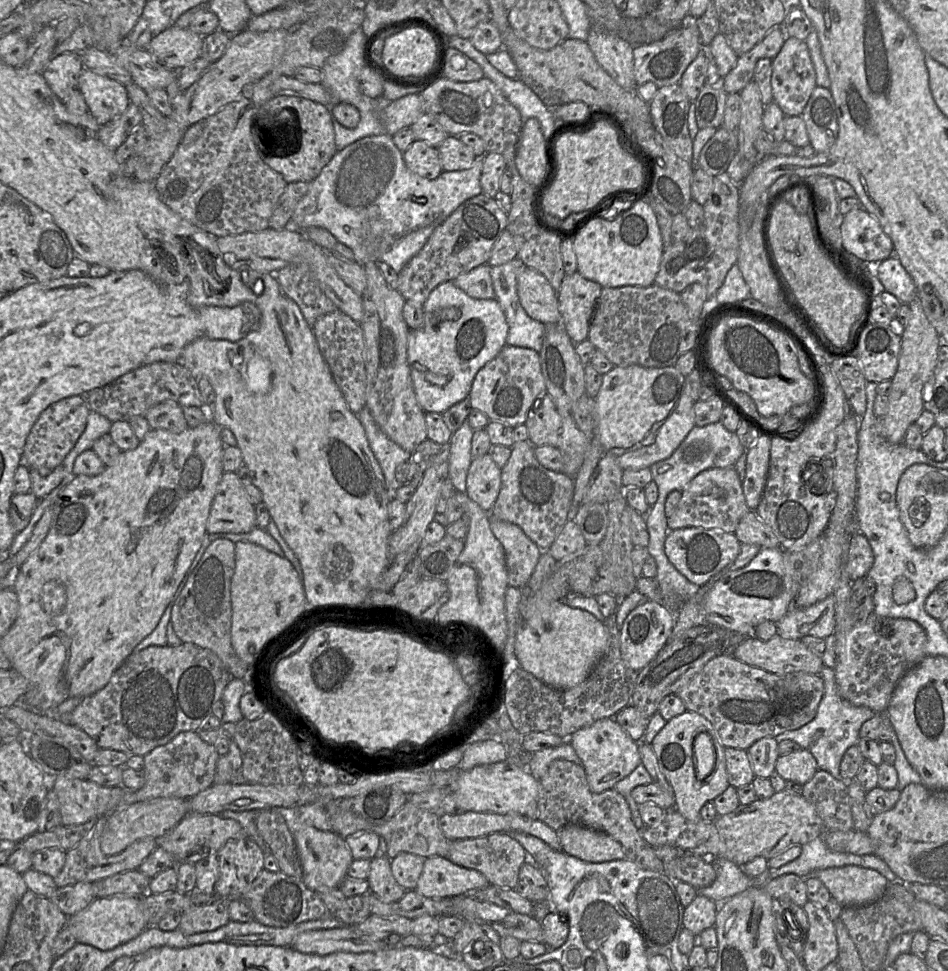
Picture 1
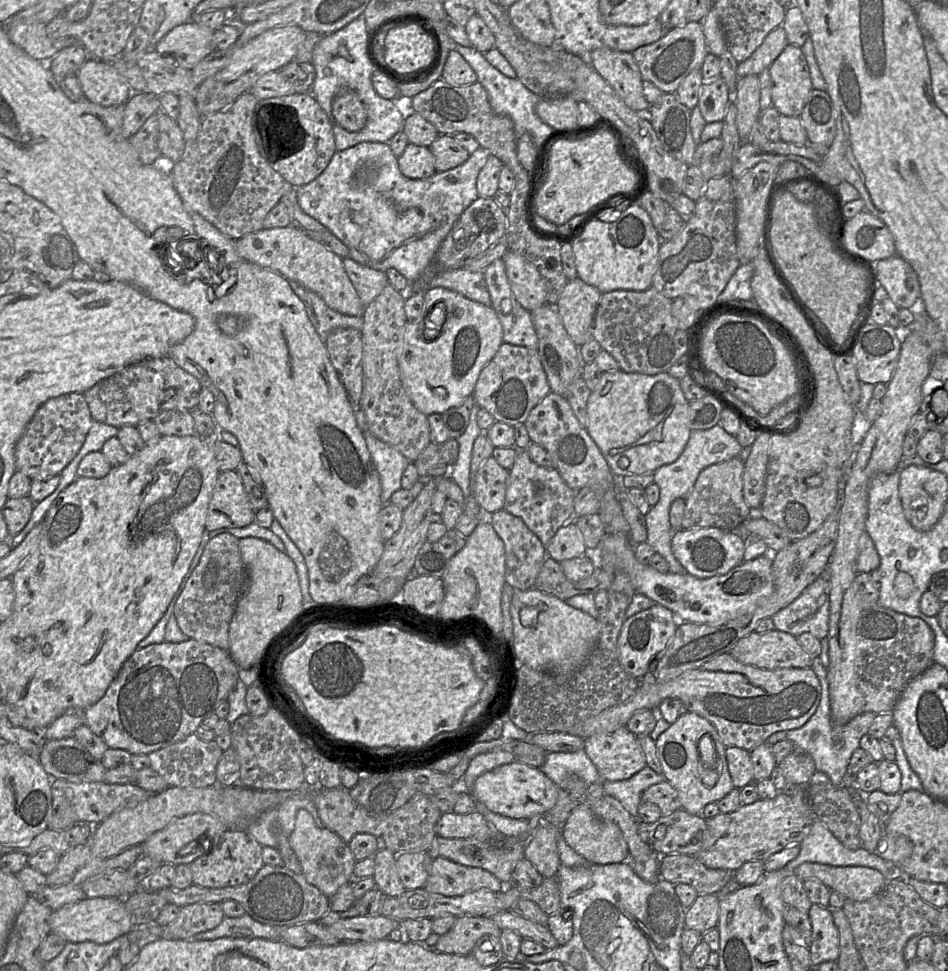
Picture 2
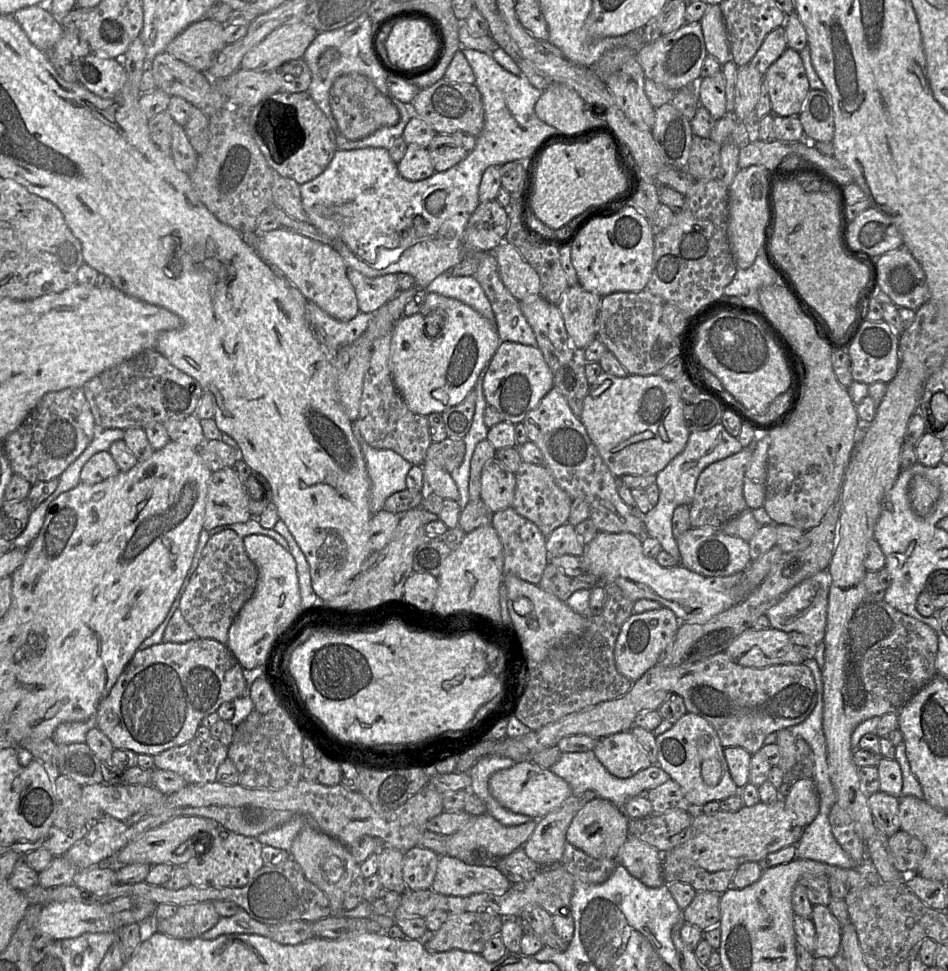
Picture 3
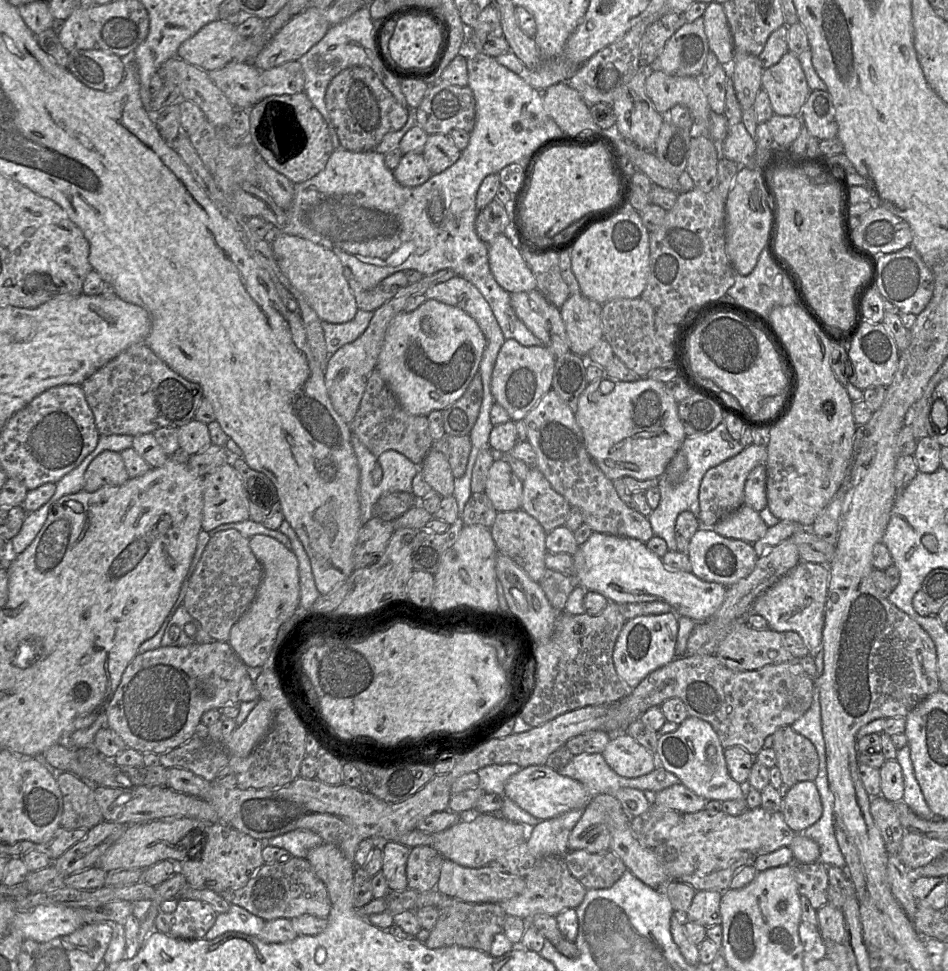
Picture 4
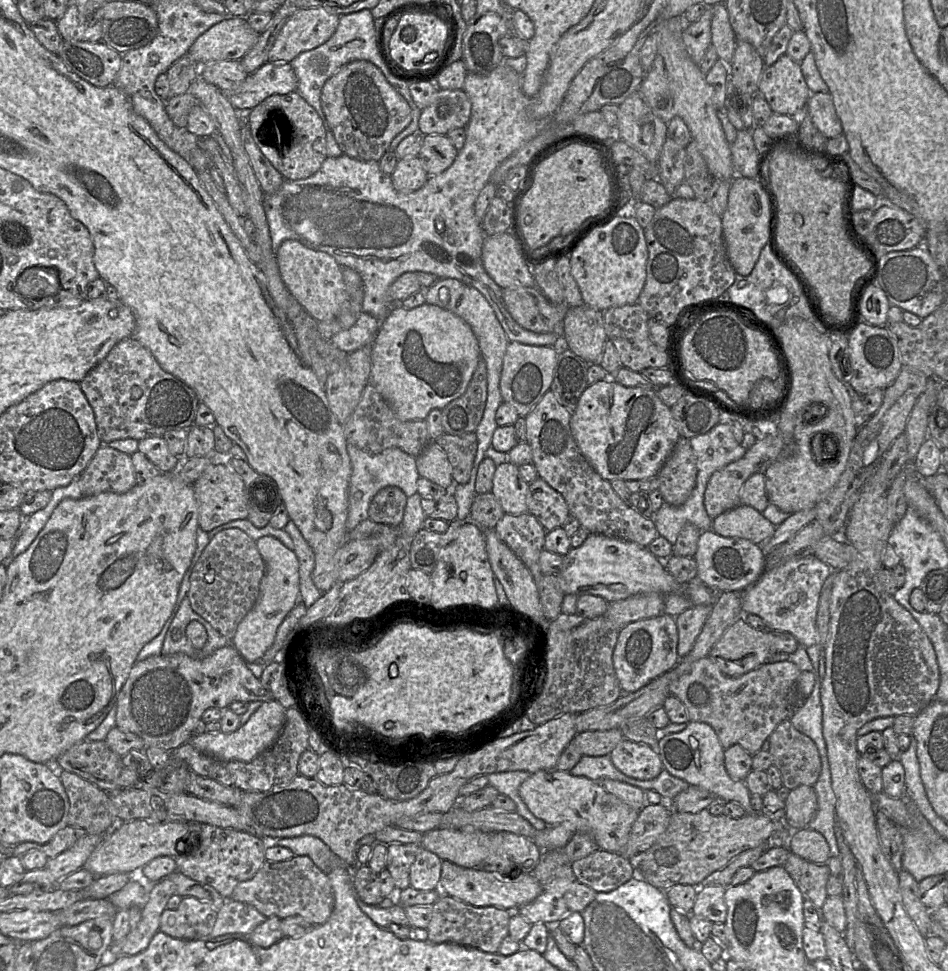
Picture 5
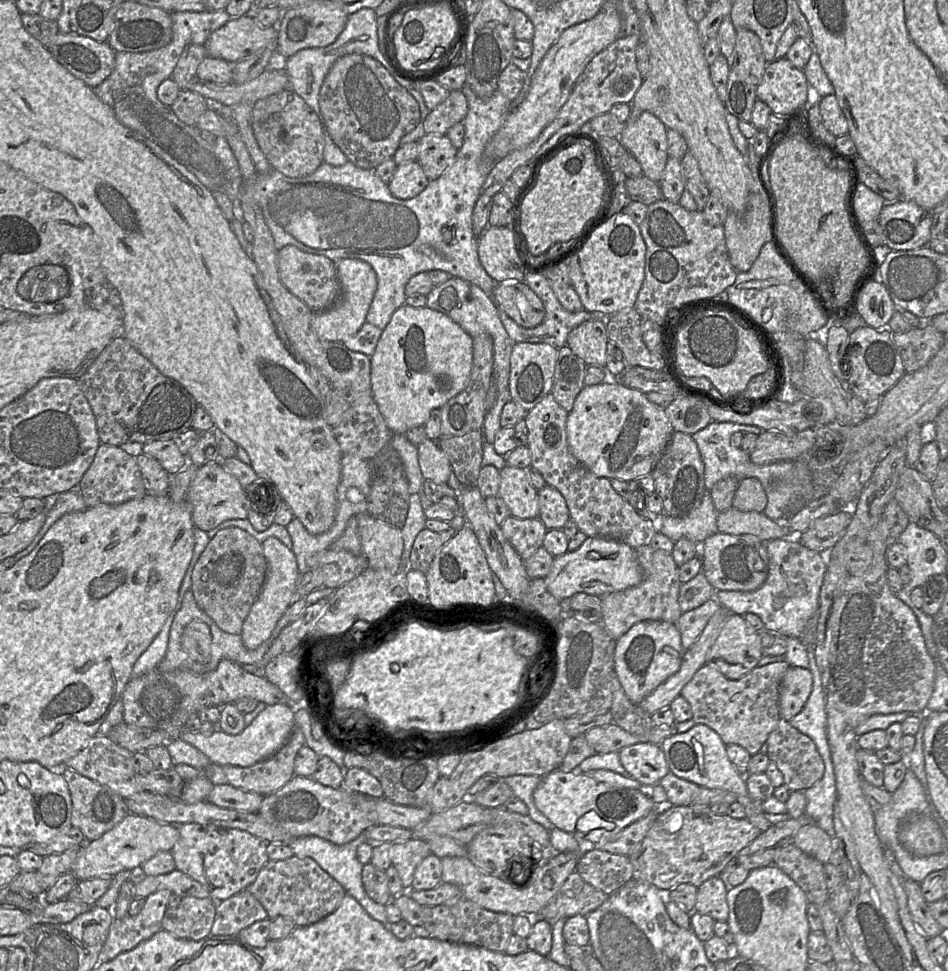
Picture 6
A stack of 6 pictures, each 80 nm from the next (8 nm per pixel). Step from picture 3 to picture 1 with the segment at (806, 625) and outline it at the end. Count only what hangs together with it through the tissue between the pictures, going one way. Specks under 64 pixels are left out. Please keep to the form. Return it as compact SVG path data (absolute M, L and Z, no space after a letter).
M830 595L805 608L792 606L774 623L777 634L785 639L800 640L807 635L825 639L835 629L834 597Z

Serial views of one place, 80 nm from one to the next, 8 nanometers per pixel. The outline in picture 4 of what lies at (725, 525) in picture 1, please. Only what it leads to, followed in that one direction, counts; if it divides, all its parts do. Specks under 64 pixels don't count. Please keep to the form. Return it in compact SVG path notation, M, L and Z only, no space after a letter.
M750 444L736 456L710 468L700 484L698 520L702 526L714 527L721 519L744 505L744 486L749 473L767 461L767 446Z

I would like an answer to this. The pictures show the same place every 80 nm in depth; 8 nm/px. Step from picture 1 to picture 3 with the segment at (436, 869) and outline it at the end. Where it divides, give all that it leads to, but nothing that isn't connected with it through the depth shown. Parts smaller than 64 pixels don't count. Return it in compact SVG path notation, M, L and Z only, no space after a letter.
M441 855L430 889L452 896L478 893L501 895L511 885L507 877L496 867L468 865L449 855Z

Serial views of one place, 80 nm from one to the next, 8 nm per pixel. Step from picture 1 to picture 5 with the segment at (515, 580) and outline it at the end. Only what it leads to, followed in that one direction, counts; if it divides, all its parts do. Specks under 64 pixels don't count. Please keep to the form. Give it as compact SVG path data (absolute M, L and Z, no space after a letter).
M528 512L519 515L505 513L496 524L494 530L499 539L525 564L534 581L539 581L543 576L539 566L539 557L541 551L544 549L544 540L547 531L536 517Z

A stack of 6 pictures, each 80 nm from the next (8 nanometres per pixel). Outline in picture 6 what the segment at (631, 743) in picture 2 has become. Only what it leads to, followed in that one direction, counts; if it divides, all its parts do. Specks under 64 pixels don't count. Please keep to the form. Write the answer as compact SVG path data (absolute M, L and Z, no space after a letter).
M637 743L618 753L623 768L642 786L655 786L670 772L660 745Z

